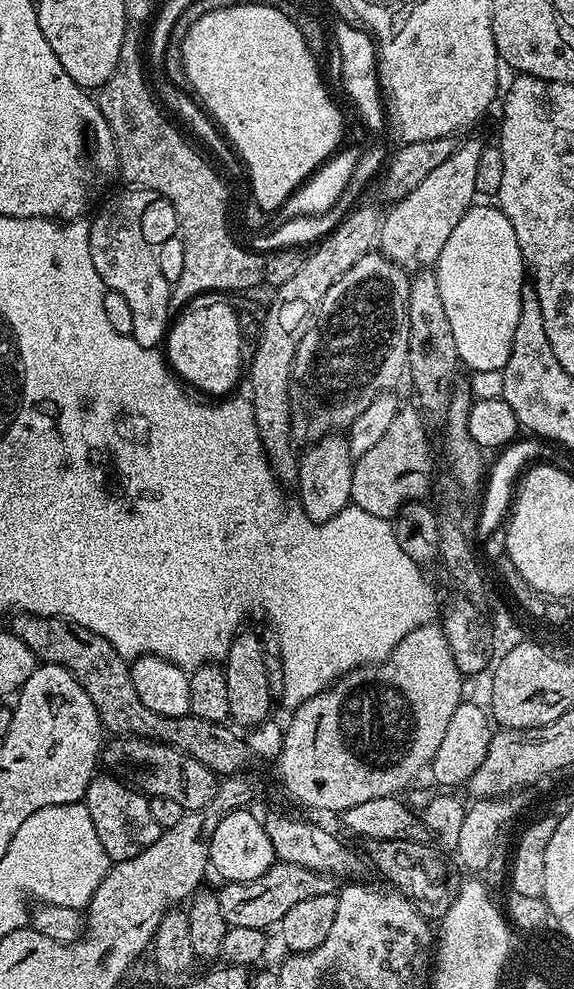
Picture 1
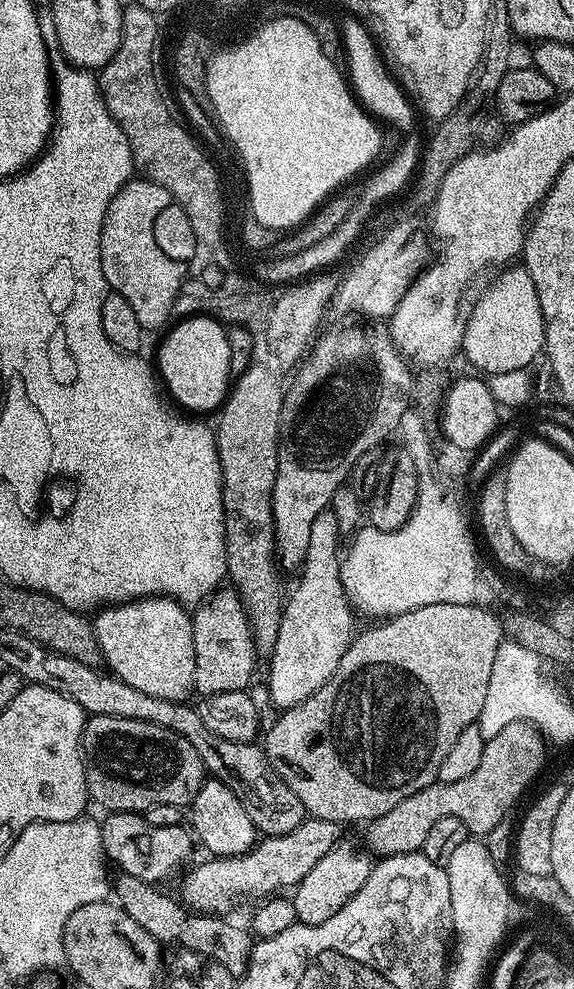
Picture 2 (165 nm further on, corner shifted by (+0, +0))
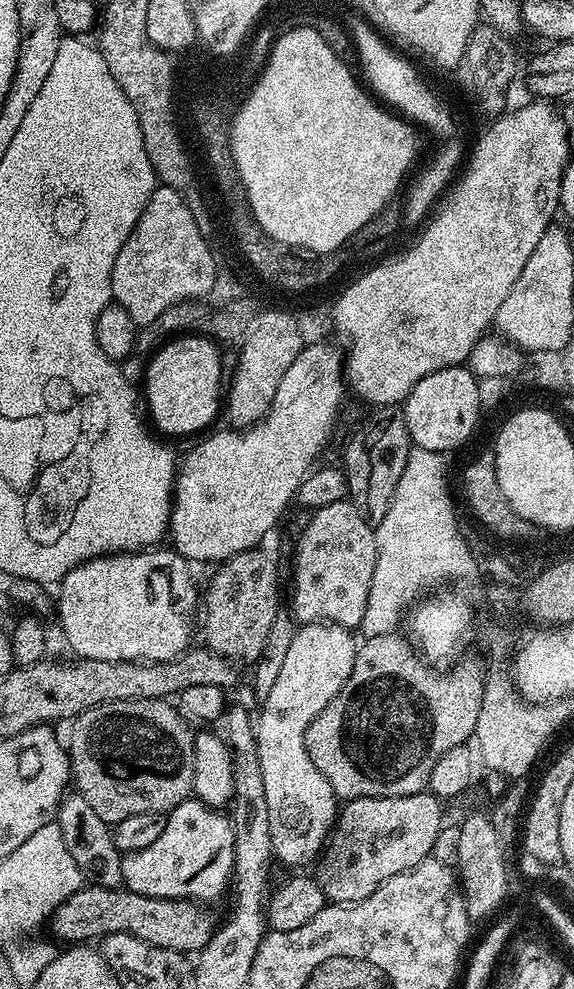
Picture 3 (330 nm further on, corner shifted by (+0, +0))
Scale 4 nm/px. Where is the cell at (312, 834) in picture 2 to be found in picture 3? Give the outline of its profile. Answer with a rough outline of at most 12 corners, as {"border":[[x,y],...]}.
{"border":[[85,886],[54,910],[72,946],[130,934],[196,954],[218,920],[194,900]]}

